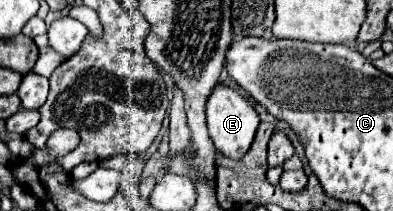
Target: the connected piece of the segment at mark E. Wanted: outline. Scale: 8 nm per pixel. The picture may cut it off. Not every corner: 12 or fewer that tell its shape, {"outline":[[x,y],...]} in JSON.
{"outline":[[224,84],[206,104],[210,138],[242,158],[260,118],[254,104]]}

